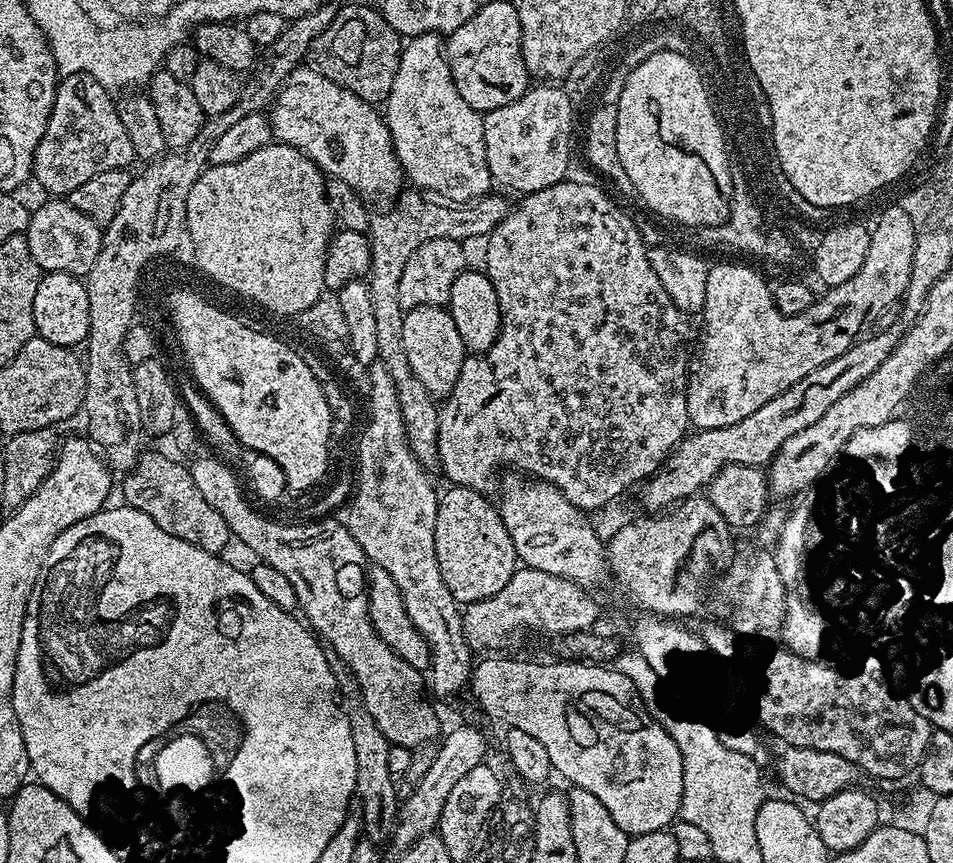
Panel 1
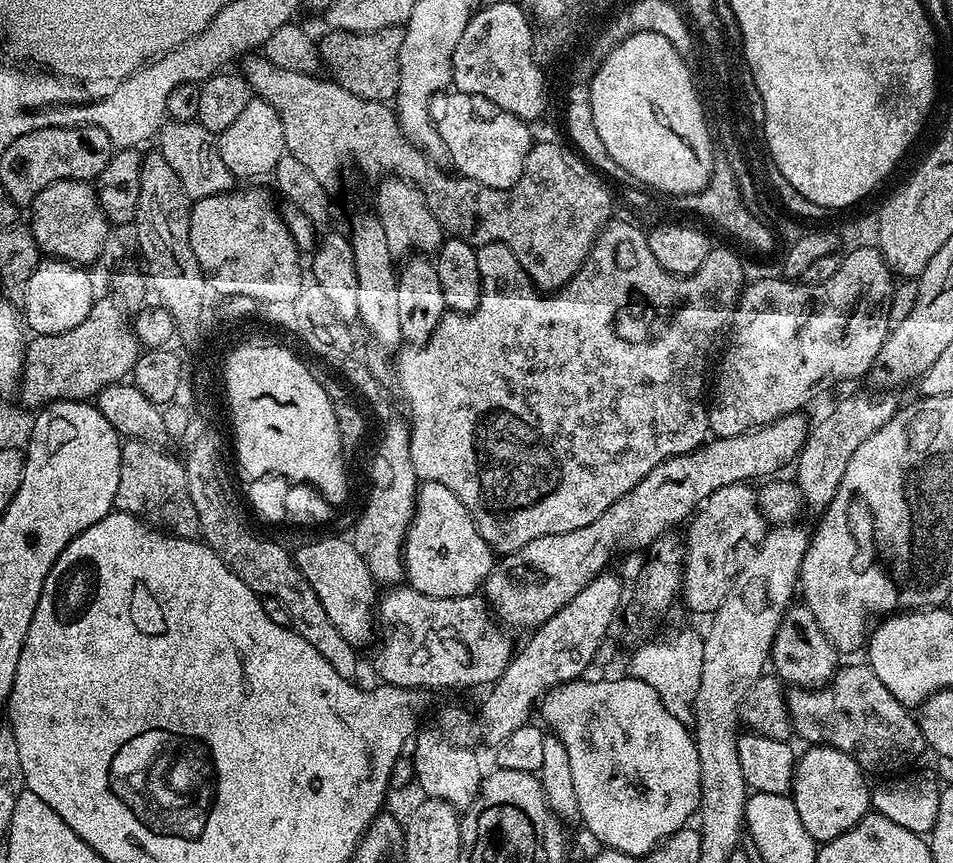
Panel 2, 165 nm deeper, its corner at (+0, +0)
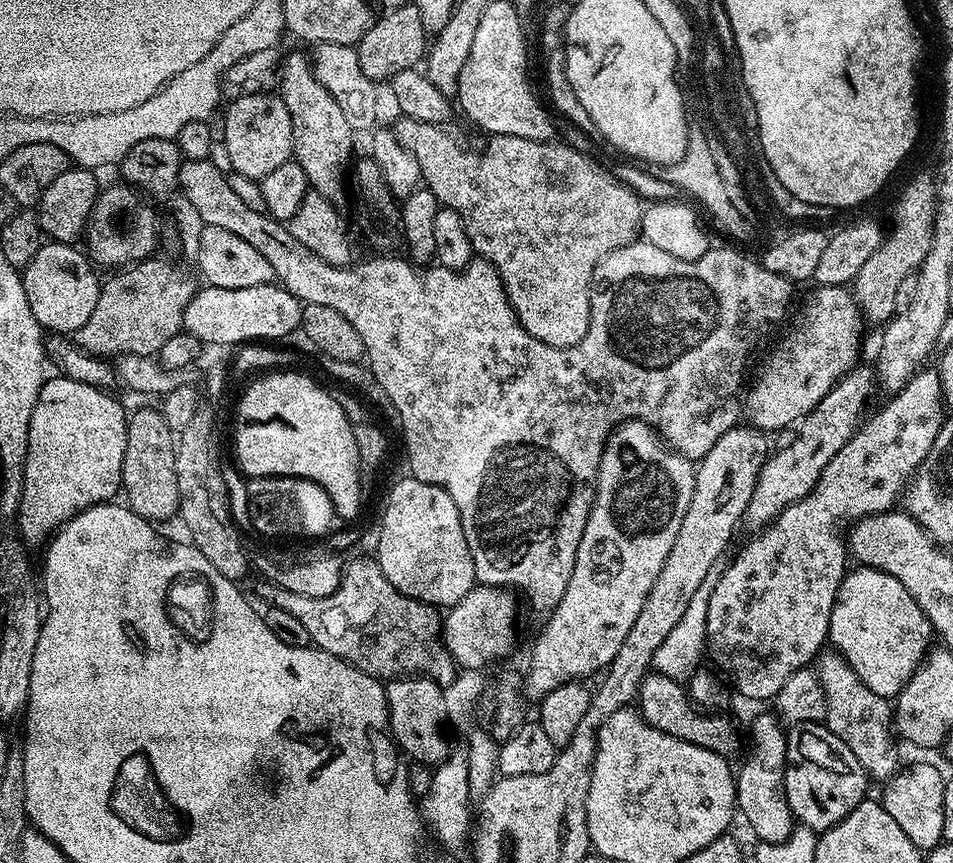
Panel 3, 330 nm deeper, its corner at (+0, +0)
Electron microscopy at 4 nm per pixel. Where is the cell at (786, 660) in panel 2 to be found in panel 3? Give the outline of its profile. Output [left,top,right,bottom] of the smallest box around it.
[814,650,896,782]

